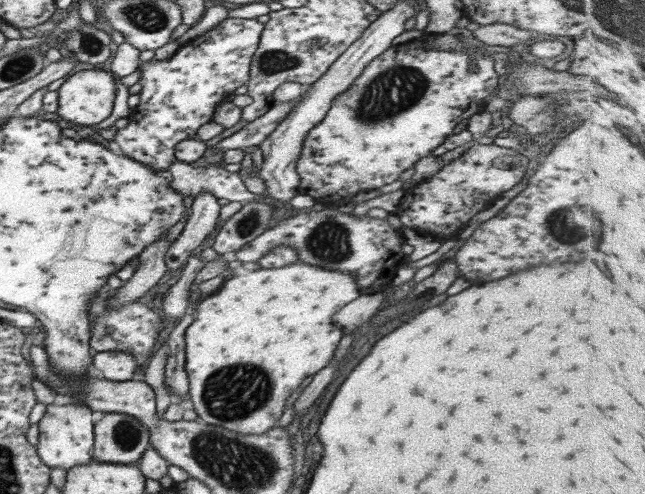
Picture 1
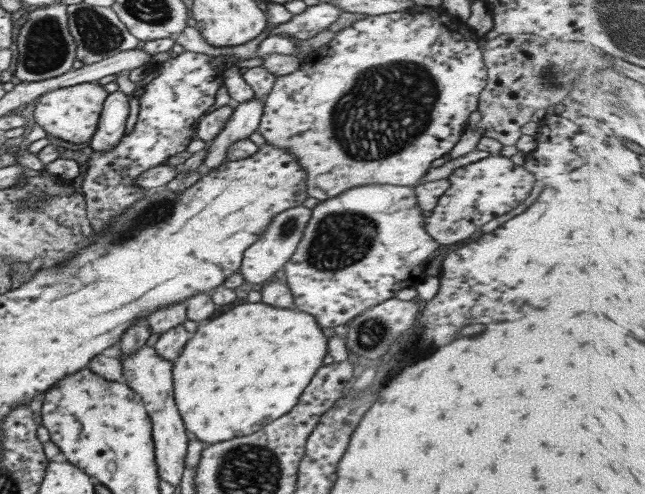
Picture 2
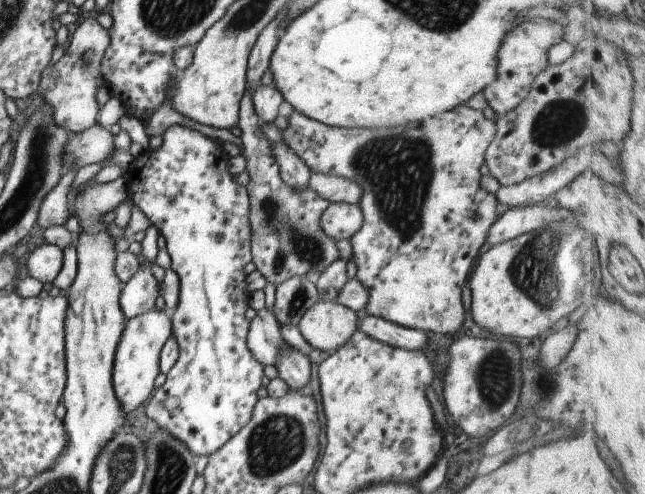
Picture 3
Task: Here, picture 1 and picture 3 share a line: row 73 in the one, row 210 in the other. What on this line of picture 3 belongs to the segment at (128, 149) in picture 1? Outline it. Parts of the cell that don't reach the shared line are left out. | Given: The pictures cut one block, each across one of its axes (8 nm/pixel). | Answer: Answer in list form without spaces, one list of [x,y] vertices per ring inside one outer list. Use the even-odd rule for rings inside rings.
[[[179,124],[167,127],[159,136],[160,146],[138,155],[125,172],[128,199],[164,238],[170,269],[179,280],[177,306],[169,313],[178,355],[165,375],[165,382],[151,394],[145,416],[179,440],[194,457],[207,457],[249,422],[263,378],[262,364],[245,346],[249,321],[243,312],[248,307],[250,291],[243,268],[251,262],[249,199],[245,187],[237,184],[227,171],[230,156],[215,139]]]

